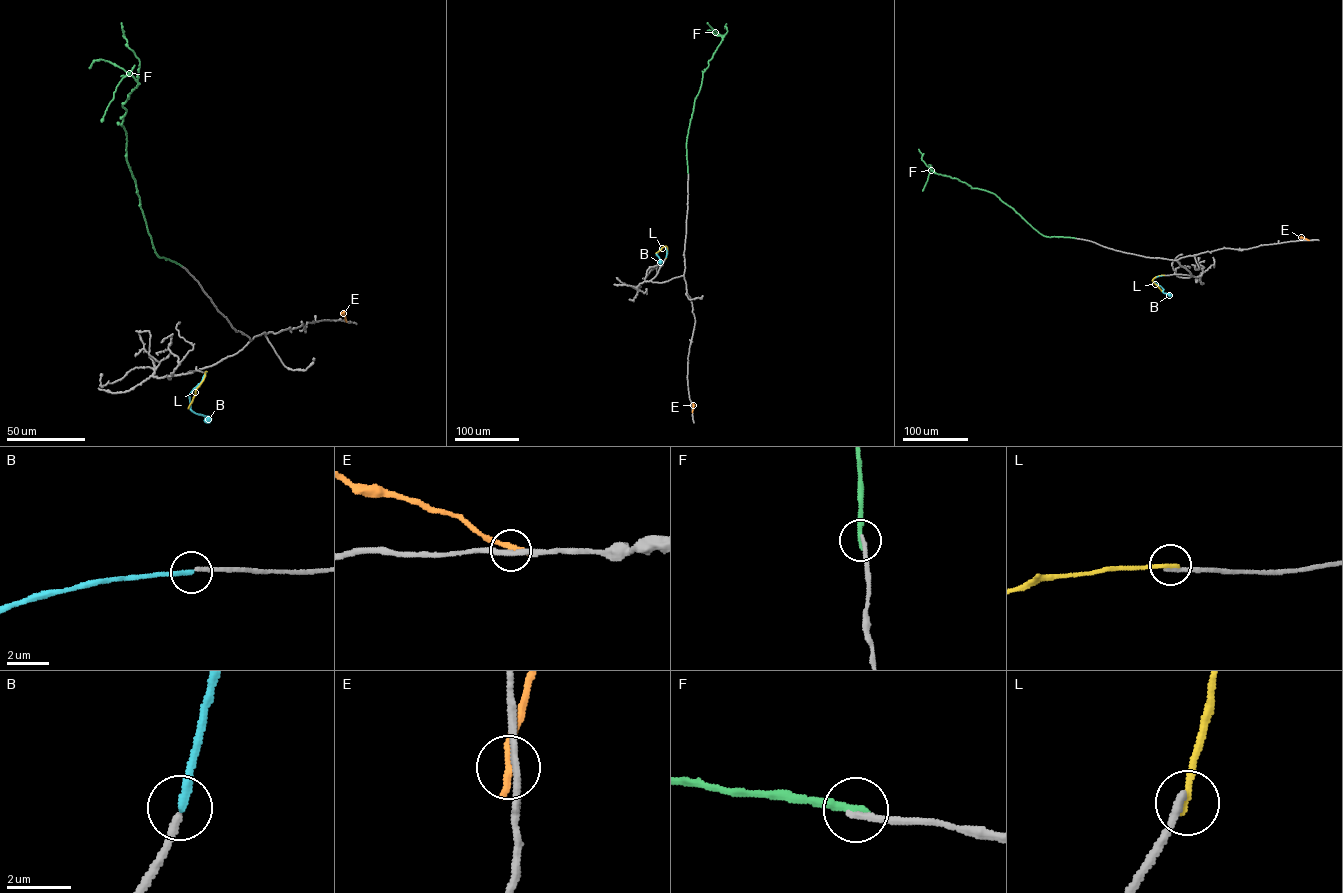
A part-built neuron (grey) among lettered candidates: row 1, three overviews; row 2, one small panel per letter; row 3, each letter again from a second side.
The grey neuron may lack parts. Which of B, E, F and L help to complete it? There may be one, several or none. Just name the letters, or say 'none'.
none

